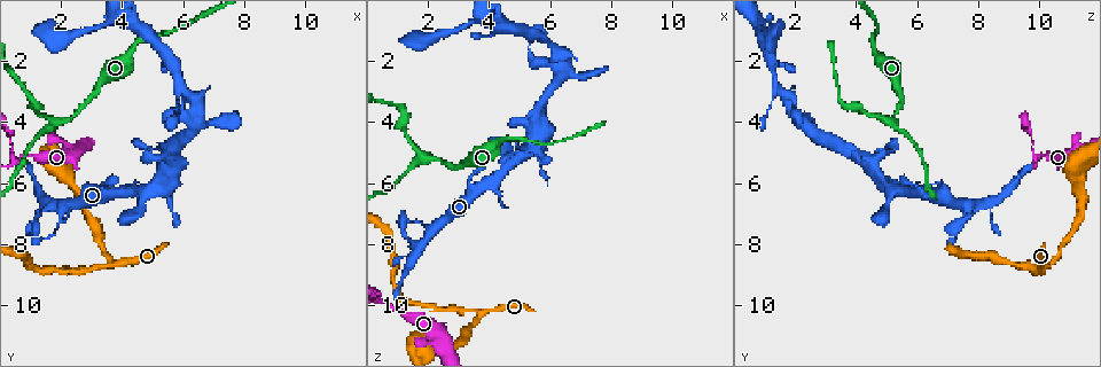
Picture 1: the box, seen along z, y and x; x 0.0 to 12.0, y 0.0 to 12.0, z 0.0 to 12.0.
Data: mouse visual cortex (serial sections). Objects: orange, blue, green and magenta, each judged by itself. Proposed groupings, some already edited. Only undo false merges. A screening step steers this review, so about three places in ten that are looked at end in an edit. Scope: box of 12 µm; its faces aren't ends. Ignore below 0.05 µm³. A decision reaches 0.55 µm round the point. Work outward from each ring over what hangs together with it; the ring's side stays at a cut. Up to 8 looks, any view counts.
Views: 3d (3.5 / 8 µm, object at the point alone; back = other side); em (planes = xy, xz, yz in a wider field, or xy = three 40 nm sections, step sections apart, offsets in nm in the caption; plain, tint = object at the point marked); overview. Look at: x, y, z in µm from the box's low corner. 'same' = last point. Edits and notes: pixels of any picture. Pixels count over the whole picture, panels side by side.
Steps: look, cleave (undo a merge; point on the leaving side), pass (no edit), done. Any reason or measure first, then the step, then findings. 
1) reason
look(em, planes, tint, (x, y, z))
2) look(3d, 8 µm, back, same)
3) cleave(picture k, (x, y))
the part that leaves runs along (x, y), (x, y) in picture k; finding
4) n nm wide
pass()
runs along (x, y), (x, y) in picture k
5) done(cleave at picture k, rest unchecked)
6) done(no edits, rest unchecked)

two arms in line, one across
look(3d, 3.5 µm, (3.8, 8.6, 10.2))

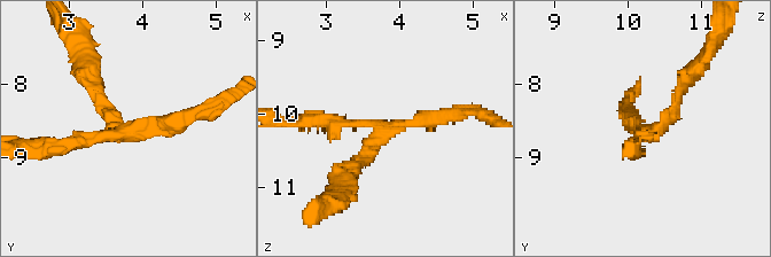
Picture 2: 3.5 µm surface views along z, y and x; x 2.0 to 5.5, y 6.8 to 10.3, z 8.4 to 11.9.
3 arms; arms of 200, 200, 200 nm
look(em, xy, step 2, tint, (3.75, 8.70, 10.20))

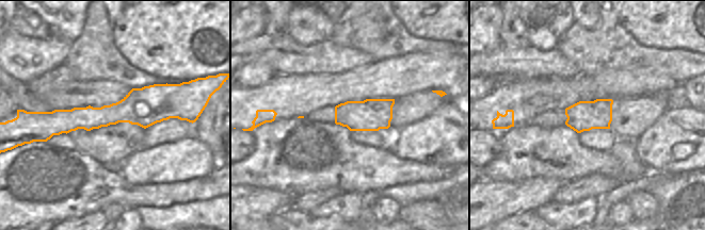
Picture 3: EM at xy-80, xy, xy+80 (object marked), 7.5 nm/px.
cut it another way
look(em, xy, step 1, tint, same)

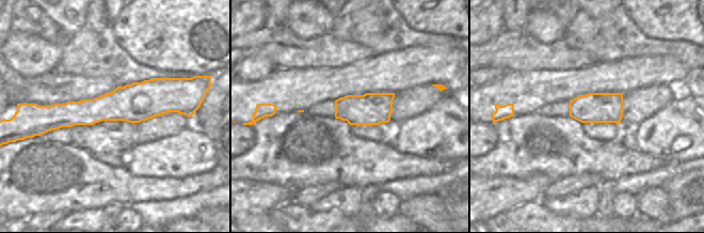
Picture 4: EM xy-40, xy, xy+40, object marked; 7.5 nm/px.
240 nm wide
cleave(picture 2, (95, 72))
the part that leaves runs along (104, 111), (72, 31) in picture 2; two cells meet here

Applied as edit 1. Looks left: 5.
look(overview)

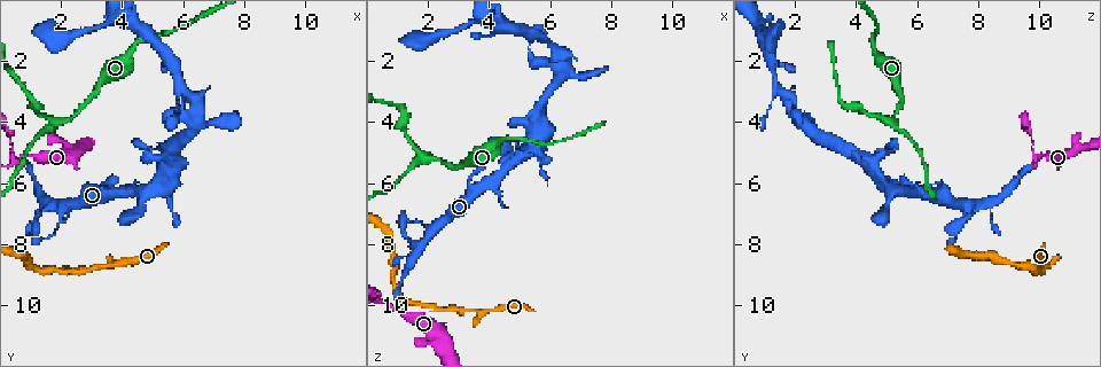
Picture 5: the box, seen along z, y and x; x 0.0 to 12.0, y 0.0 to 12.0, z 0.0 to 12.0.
three arms meet
look(3d, 8 µm, (1.8, 3.9, 5.1))

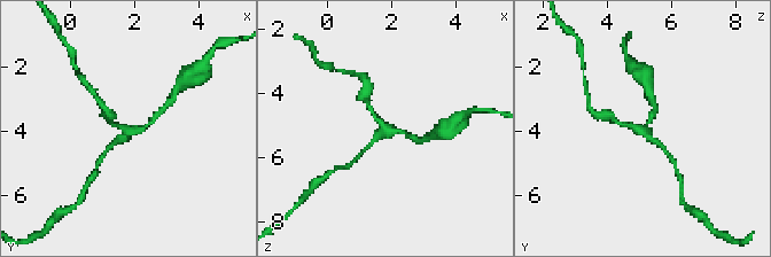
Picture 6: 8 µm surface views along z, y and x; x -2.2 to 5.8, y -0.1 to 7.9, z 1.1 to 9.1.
3 arms; arms of 200, 200, 200 nm
look(em, xy, step 1, tint, (1.9, 3.9, 5.2))

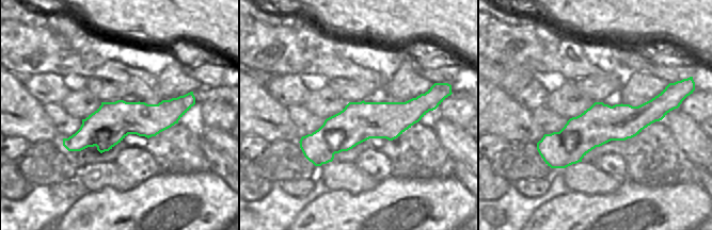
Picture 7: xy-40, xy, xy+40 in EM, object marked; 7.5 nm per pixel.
pass()
runs along (668, 105), (539, 147) in picture 7; one cell here

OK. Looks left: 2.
sharp bend
look(3d, 8 µm, (6.0, 2.9, 1.5))

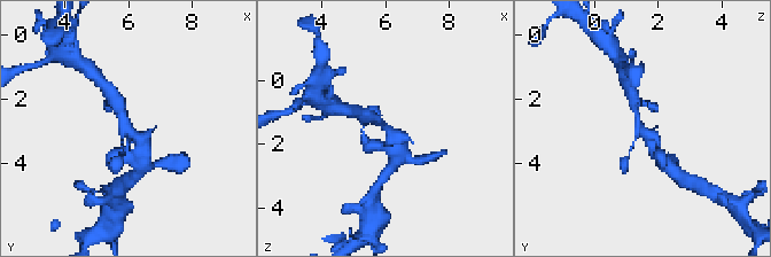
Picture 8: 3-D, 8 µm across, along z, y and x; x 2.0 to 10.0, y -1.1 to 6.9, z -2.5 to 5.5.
need the tissue
look(em, xy, step 1, tint, (6.0, 2.9, 1.4))

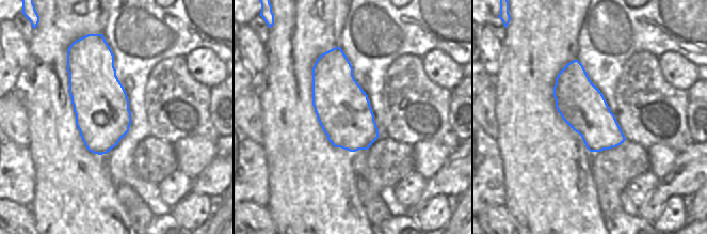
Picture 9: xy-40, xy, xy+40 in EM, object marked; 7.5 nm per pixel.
420 nm wide
pass()
runs along (146, 153), (116, 100) in picture 8; continuous, no second cell

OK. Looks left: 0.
done(cleave at picture 2, rest unchecked)

